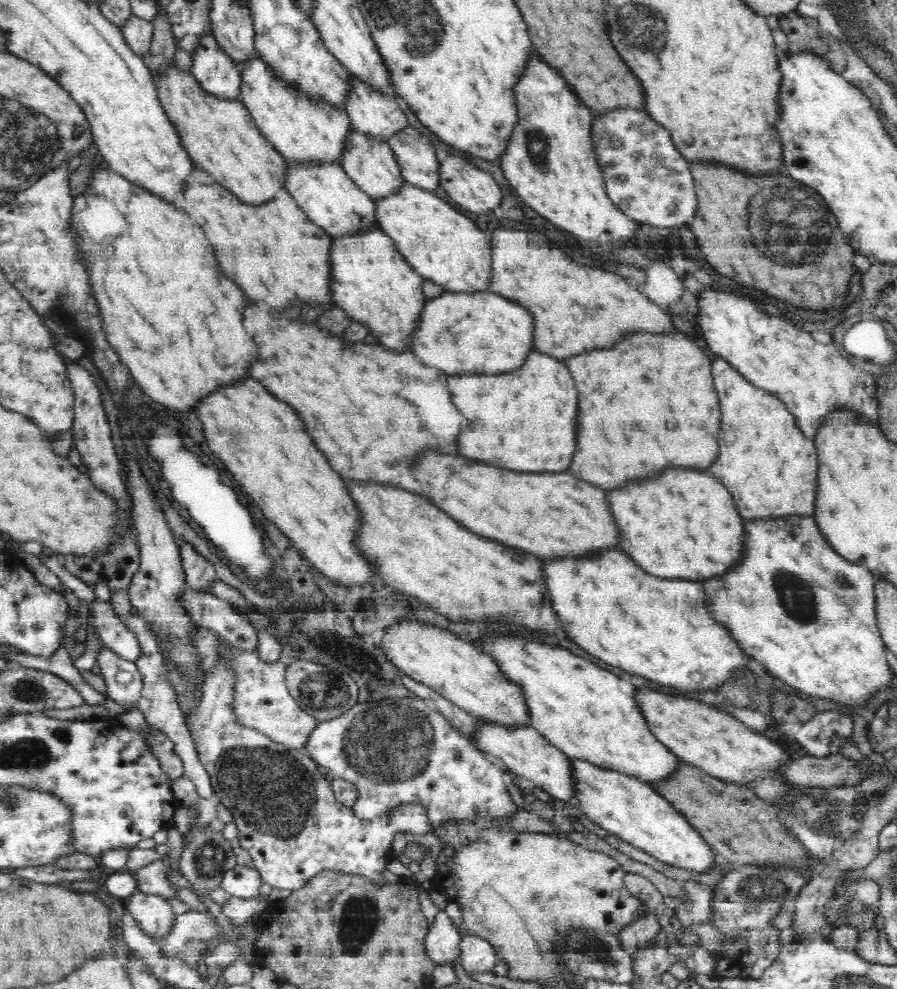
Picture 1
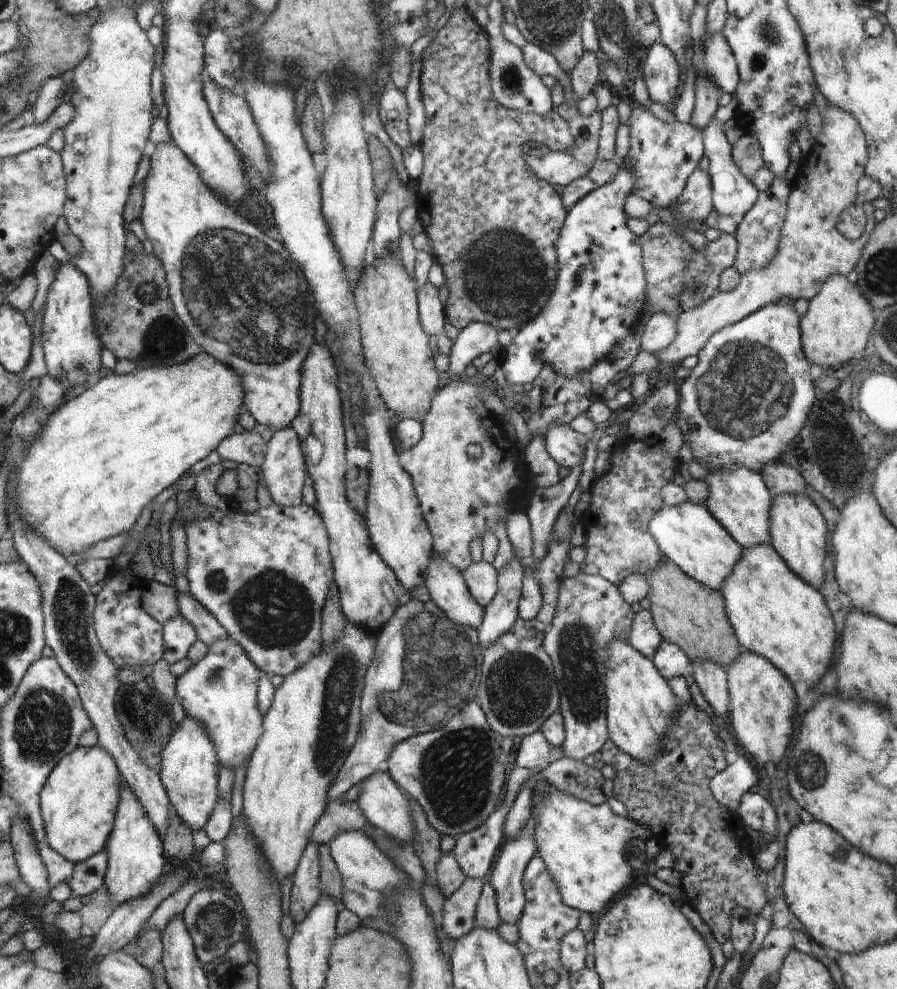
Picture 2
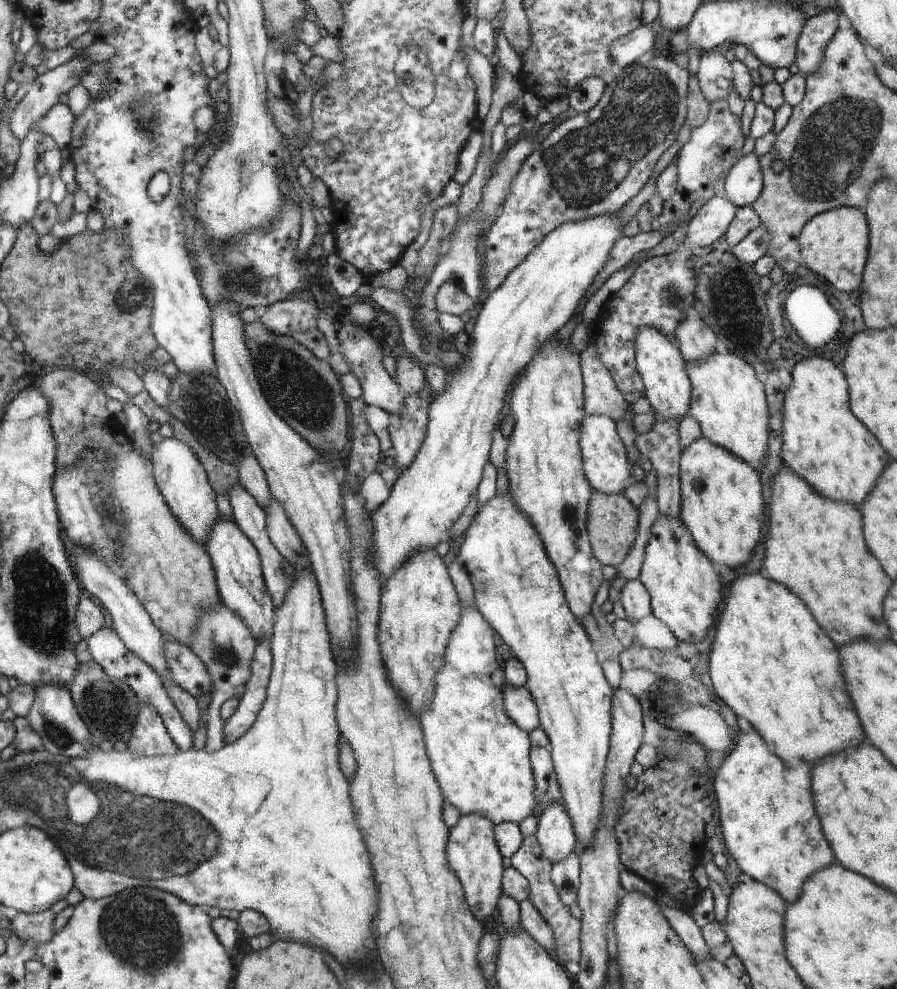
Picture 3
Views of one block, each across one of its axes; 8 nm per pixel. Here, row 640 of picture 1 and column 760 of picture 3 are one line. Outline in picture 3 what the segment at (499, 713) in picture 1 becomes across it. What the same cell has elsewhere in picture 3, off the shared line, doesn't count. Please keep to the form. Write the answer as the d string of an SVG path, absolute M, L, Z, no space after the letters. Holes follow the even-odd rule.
M718 352L703 363L686 363L692 392L689 414L700 425L702 434L712 443L731 451L746 461L753 469L766 462L768 450L768 404L764 398L764 386L756 378L754 369L735 354Z

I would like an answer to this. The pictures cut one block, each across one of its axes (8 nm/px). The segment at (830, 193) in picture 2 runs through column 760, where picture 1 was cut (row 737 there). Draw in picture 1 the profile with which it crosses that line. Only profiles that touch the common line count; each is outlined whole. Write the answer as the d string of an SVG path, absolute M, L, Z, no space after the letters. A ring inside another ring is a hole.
M233 647L233 672L237 673L236 684L233 686L233 711L237 720L248 728L253 728L272 740L284 744L287 748L306 748L310 733L317 727L318 720L310 716L289 695L285 683L287 665L276 662L266 662L260 659L256 649L246 651Z

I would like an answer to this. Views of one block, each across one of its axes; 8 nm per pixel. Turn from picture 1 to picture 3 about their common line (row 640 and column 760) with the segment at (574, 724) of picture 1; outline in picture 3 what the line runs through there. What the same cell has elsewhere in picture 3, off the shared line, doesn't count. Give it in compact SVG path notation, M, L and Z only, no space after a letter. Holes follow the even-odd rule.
M702 436L682 452L681 521L691 531L695 545L712 562L730 570L744 566L762 536L764 502L760 478L754 469L731 451Z

